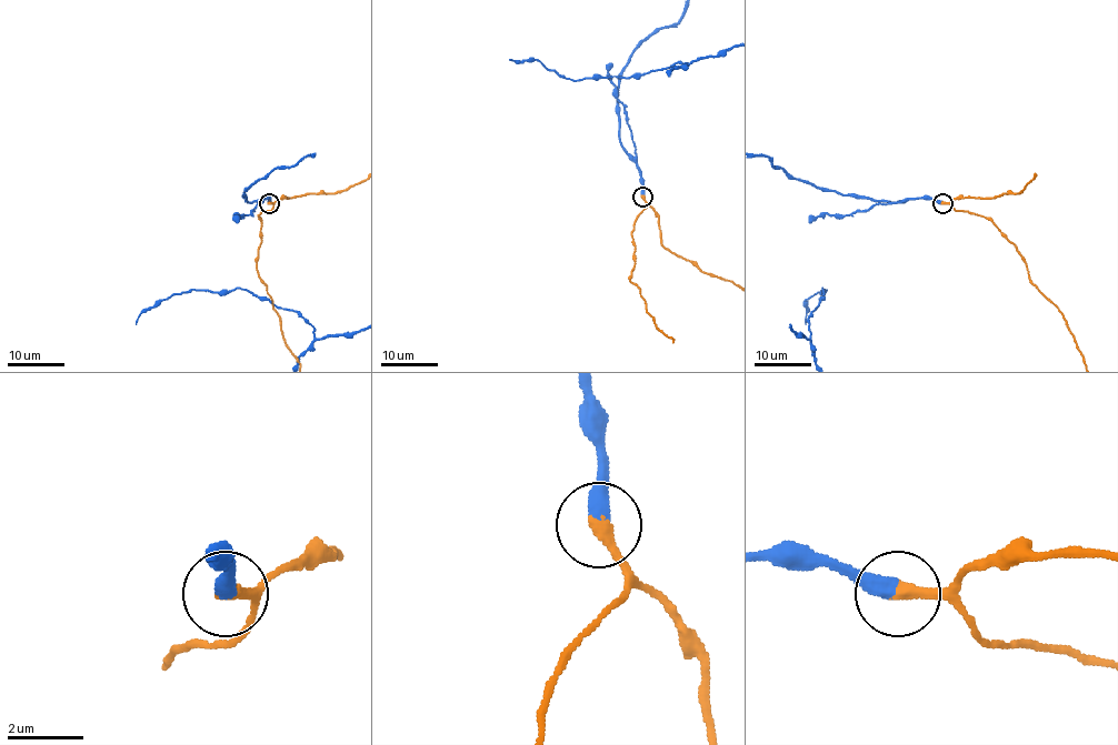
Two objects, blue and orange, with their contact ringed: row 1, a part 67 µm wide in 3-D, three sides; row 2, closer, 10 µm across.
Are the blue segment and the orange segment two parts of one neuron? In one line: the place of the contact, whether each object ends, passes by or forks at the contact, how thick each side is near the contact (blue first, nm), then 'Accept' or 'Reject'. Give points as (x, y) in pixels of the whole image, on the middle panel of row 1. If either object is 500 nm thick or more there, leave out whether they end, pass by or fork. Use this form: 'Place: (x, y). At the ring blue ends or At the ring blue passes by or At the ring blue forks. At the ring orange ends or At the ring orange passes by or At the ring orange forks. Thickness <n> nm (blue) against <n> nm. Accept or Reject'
Place: (642, 197). At the ring blue ends. At the ring orange ends. Thickness 440 nm (blue) against 380 nm. Accept

